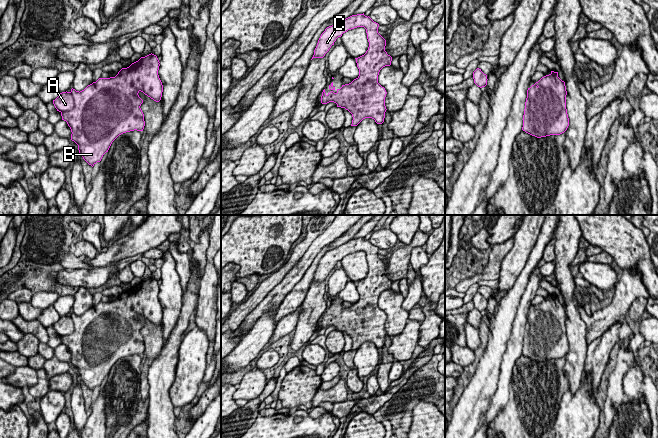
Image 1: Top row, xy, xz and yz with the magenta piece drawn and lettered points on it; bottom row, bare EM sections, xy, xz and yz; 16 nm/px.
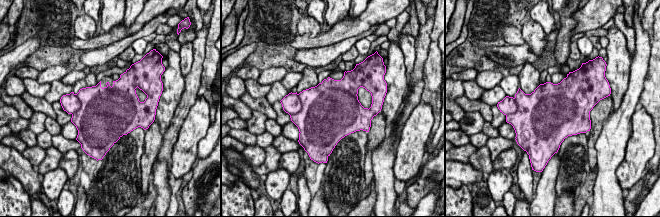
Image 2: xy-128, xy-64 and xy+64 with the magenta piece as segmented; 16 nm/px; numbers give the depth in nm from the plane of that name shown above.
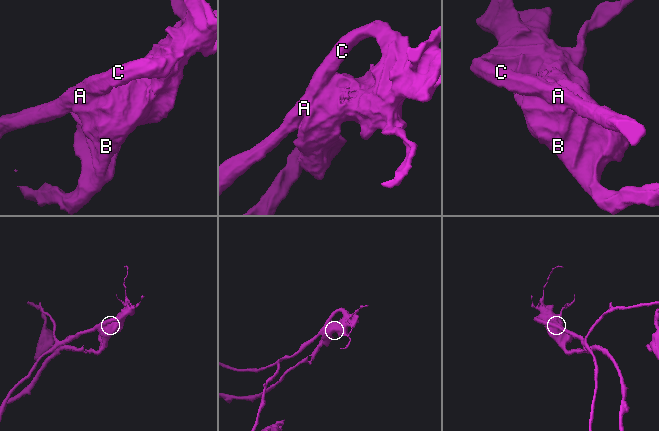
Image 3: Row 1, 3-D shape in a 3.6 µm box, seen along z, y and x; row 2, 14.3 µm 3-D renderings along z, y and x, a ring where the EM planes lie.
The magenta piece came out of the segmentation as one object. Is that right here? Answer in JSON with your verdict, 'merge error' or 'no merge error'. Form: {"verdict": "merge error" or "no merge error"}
{"verdict": "no merge error"}

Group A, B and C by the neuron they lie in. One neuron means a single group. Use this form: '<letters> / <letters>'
A B C

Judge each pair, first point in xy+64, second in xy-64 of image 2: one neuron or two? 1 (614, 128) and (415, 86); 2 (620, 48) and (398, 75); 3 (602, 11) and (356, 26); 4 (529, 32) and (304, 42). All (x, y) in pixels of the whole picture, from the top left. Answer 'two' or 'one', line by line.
1: two
2: one
3: one
4: two

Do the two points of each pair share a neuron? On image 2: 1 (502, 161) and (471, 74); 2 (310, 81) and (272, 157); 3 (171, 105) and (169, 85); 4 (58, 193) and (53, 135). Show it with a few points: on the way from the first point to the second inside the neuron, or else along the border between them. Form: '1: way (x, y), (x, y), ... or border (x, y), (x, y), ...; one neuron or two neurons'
1: border (511, 147), (497, 156), (493, 161), (493, 169); two neurons
2: border (302, 72), (302, 77), (295, 86); two neurons
3: way (171, 100), (171, 90); one neuron
4: border (58, 166), (43, 175); two neurons

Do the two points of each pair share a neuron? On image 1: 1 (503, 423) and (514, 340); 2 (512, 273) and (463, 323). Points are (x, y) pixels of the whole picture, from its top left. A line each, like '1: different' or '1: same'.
1: different
2: different

